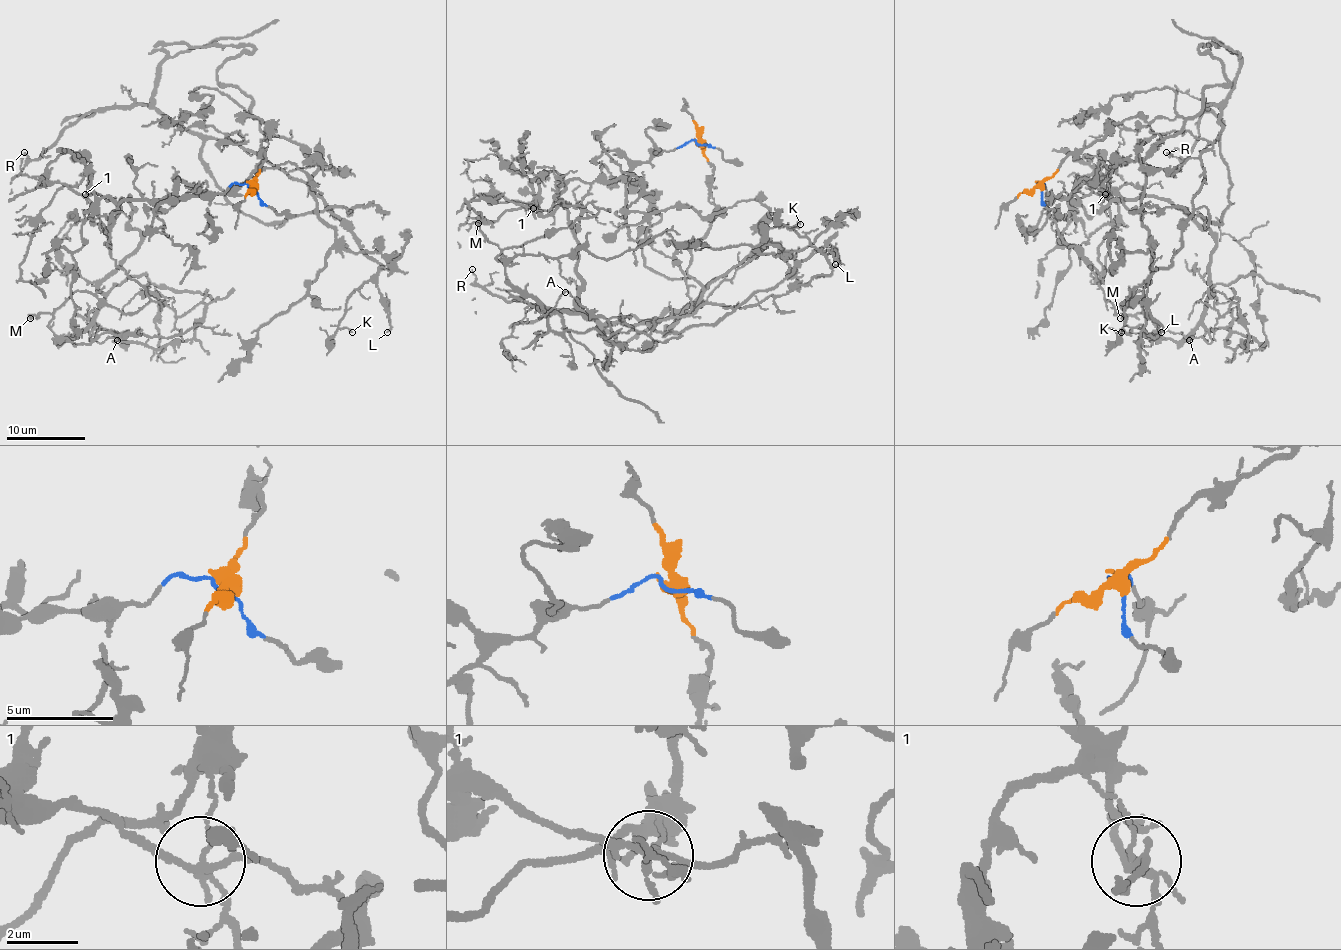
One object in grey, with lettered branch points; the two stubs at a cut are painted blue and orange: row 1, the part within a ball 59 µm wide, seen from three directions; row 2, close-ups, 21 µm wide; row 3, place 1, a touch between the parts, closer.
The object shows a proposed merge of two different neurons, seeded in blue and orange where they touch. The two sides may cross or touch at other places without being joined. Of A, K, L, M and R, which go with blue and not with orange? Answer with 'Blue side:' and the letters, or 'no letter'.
Blue side: A, M

